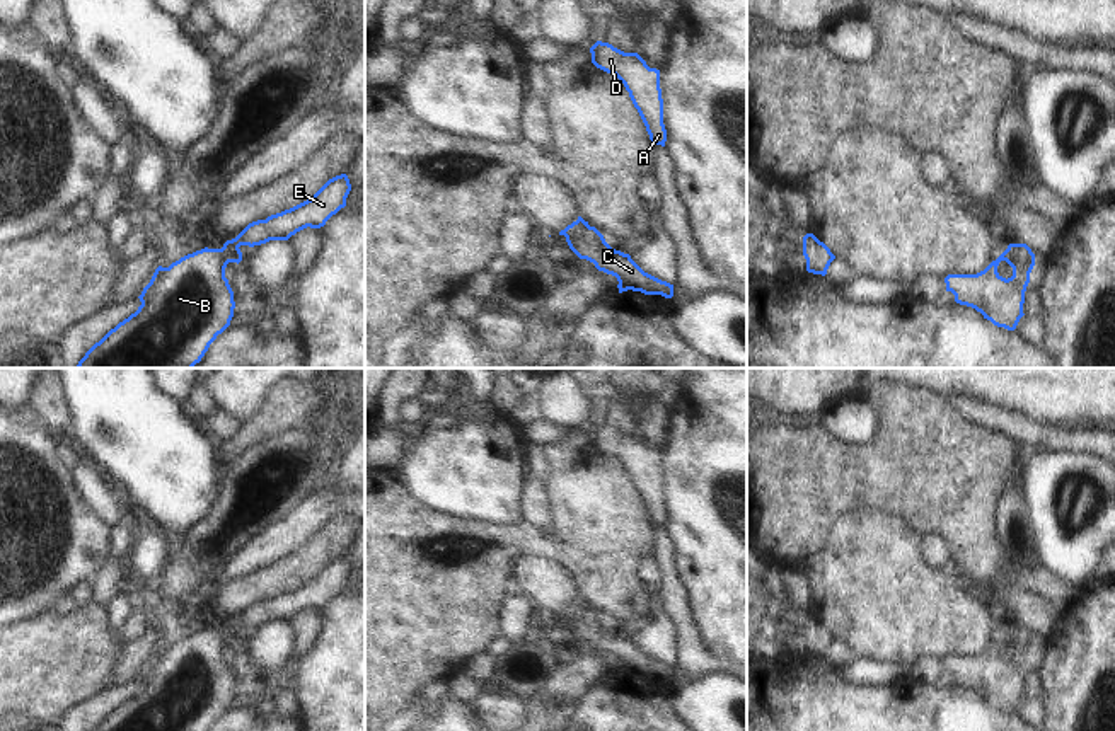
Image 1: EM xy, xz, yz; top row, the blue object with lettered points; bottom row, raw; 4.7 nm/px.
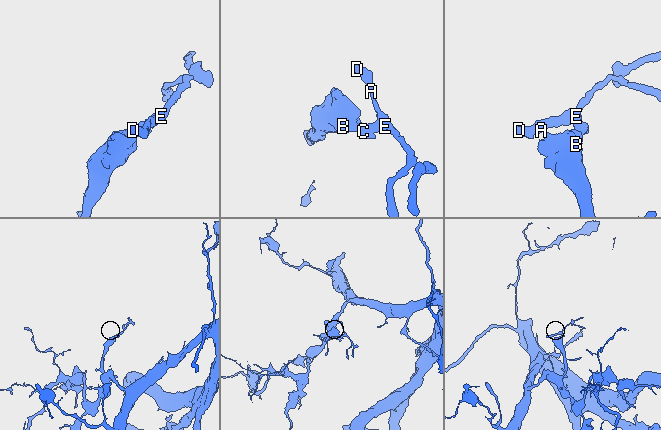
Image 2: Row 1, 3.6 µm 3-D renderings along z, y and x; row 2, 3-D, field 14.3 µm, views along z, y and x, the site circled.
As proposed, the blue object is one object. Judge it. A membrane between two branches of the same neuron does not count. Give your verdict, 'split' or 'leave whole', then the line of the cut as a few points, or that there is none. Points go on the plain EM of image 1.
leave whole; cut none

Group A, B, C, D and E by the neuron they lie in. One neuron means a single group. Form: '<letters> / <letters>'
A B C D E

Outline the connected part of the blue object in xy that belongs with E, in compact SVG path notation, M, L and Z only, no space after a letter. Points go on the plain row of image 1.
M346 555L329 561L310 581L271 596L266 601L249 605L235 620L222 630L201 630L181 639L169 649L159 648L138 678L142 687L135 695L111 711L90 731L208 731L234 699L234 673L225 659L228 644L240 644L240 627L261 627L269 622L288 622L297 613L310 608L321 610L346 588L351 566Z

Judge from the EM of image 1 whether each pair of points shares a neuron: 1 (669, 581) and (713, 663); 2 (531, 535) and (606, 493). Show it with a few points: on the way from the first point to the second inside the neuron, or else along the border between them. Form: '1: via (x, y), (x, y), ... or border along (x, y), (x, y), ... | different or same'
1: via (674, 602), (687, 639), (693, 644) | same
2: via (549, 541), (558, 541), (587, 512) | same

